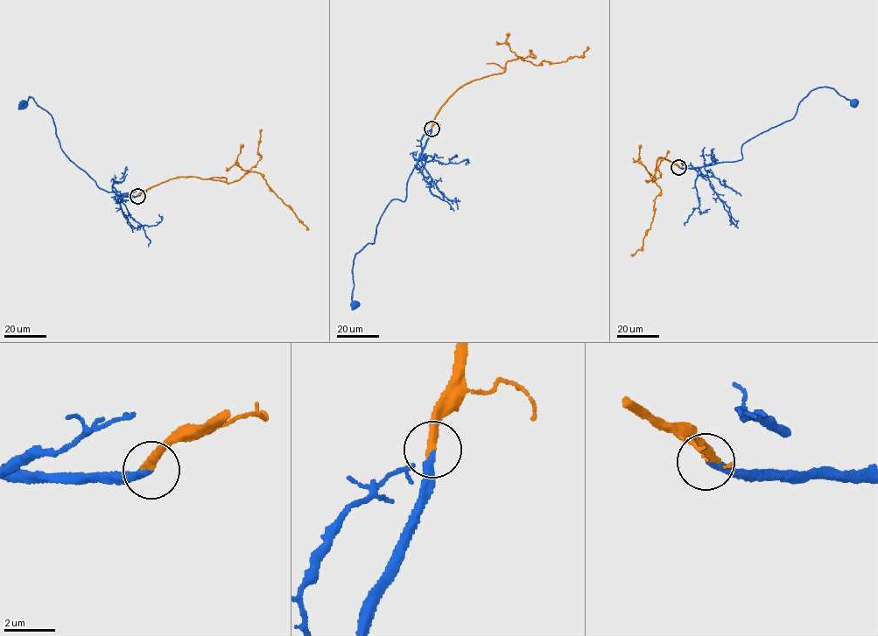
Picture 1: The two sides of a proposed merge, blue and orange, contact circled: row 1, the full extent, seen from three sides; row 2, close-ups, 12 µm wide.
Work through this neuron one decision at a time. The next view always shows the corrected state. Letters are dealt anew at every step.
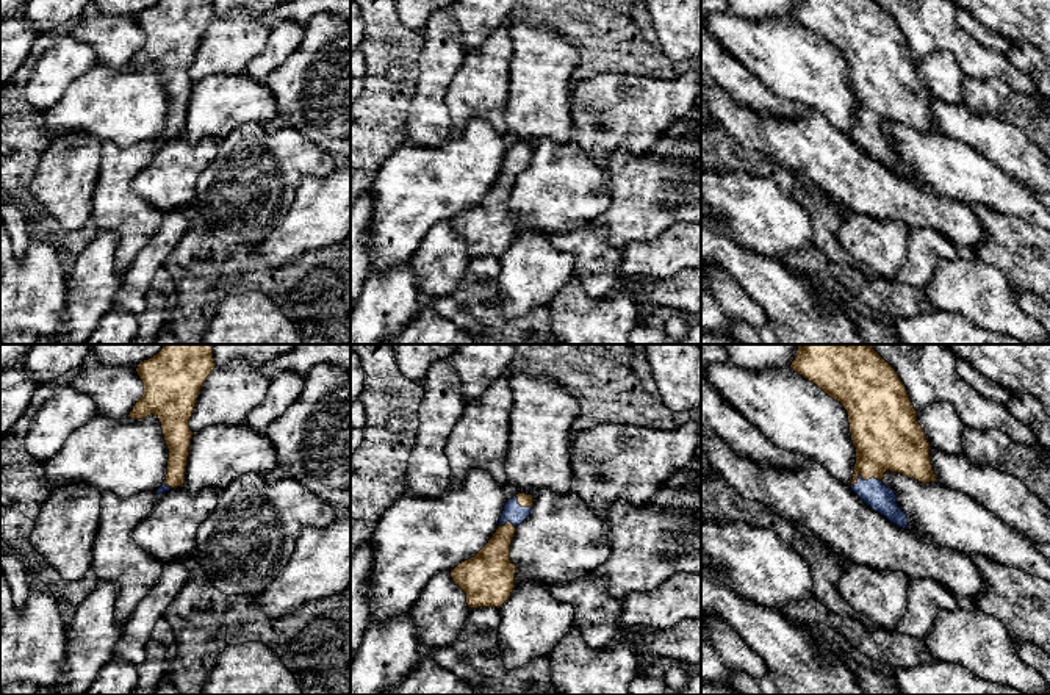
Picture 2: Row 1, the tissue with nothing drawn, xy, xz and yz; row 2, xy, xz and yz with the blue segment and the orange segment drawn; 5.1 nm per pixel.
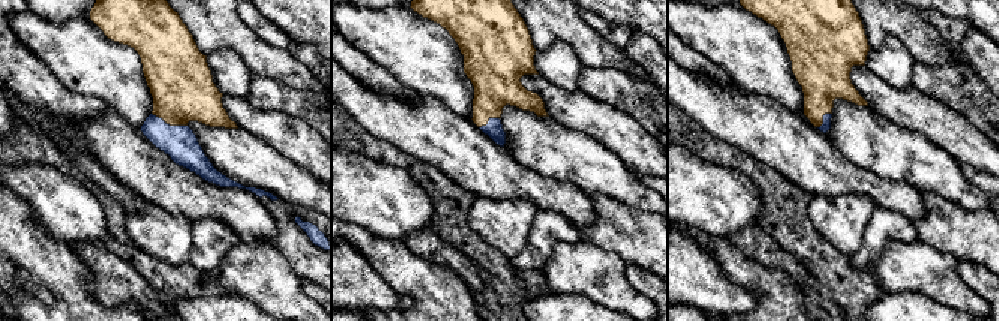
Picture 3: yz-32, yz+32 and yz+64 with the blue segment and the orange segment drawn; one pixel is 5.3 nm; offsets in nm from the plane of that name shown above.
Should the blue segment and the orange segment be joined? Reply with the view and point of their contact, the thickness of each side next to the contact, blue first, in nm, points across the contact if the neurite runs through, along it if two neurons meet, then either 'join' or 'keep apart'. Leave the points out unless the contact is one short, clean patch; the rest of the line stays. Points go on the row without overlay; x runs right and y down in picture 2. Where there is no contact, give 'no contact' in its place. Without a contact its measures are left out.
contact yz (866, 130); calibres 140 and 340 nm; join

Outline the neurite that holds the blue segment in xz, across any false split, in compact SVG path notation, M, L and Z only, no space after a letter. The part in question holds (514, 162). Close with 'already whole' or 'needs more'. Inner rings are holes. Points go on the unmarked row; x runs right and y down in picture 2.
M518 142L509 149L499 177L488 193L451 221L455 235L466 243L469 258L499 258L512 246L516 214L510 210L510 194L516 177L530 164L532 155L532 144Z; needs more

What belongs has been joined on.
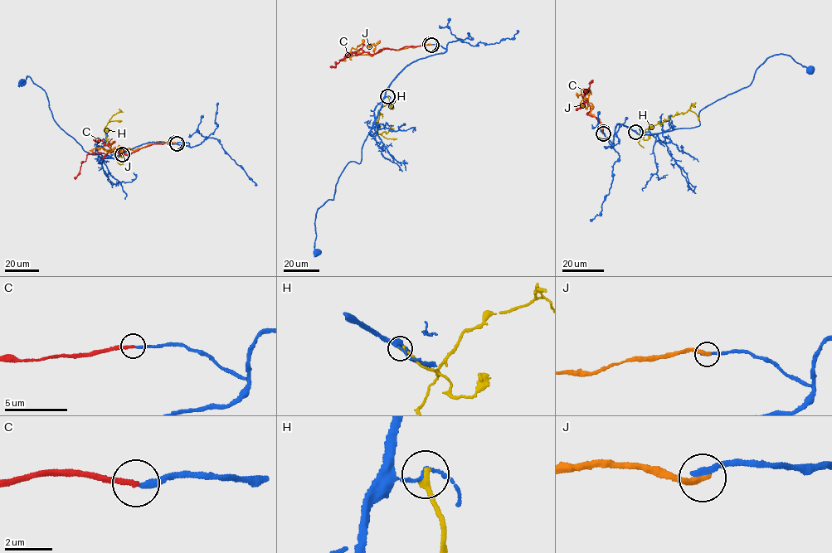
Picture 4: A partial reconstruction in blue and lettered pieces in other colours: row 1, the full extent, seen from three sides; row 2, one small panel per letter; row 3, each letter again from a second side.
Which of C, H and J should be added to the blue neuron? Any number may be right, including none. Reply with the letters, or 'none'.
C

